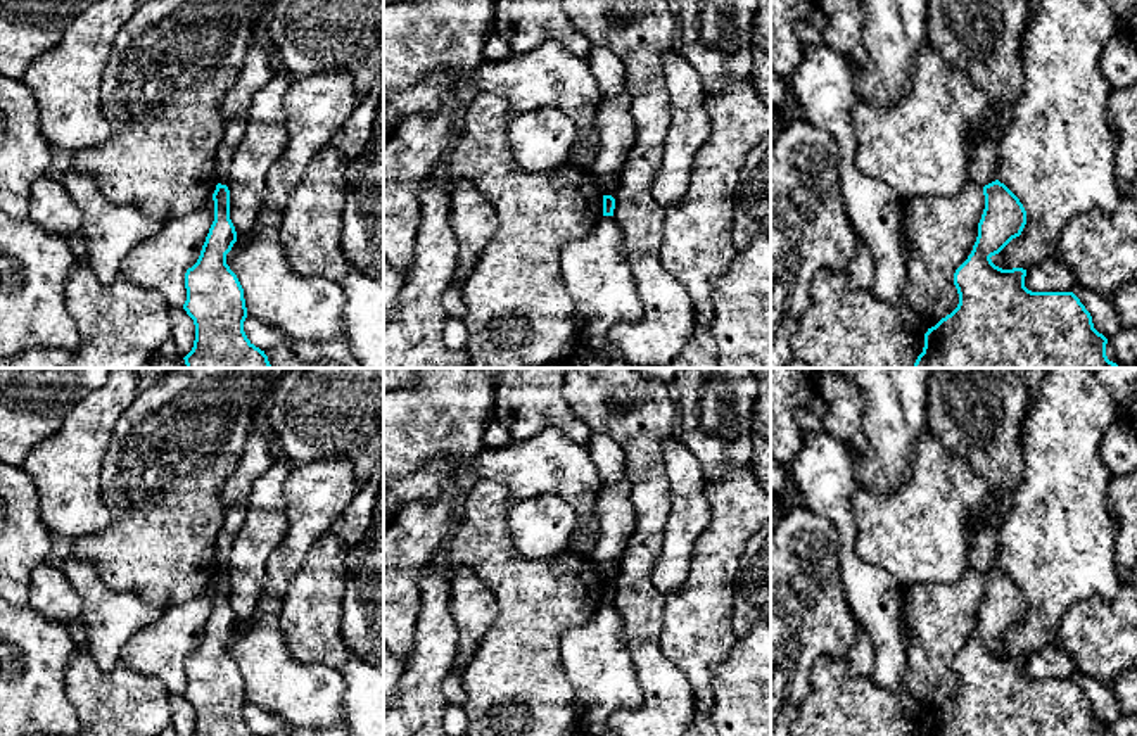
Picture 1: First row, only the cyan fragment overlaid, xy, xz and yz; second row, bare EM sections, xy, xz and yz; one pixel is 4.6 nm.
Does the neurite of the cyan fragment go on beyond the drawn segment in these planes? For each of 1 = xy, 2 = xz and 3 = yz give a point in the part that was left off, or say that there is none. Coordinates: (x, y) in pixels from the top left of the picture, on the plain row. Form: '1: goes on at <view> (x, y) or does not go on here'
1: does not go on here
2: does not go on here
3: does not go on here

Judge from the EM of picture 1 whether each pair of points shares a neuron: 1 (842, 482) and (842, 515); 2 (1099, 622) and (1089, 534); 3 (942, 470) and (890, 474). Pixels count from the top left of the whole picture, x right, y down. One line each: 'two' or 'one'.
1: one
2: two
3: two

